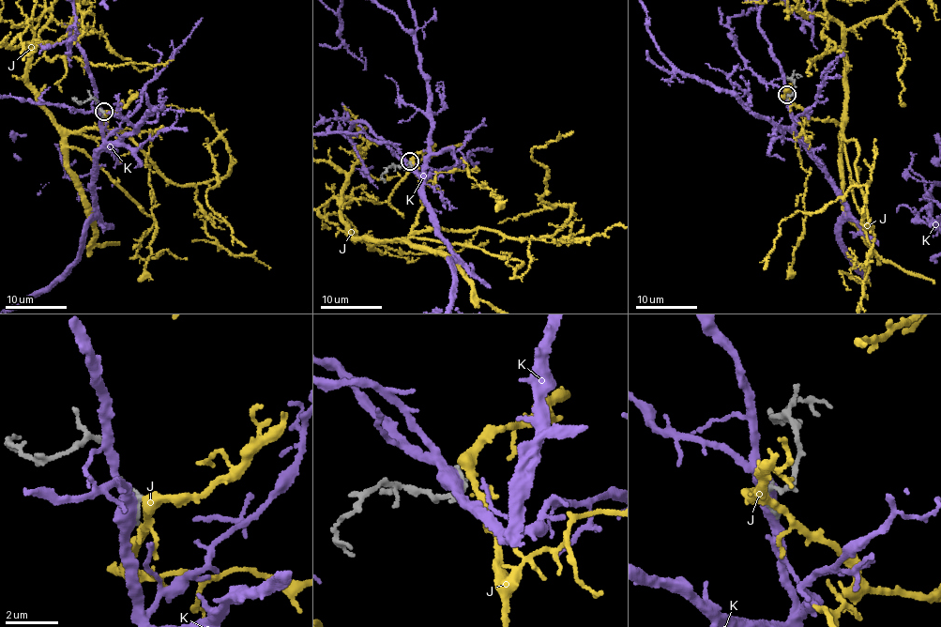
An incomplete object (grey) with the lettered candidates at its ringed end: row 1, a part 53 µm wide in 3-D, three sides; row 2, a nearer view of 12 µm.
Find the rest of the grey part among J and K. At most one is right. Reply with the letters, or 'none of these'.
J

